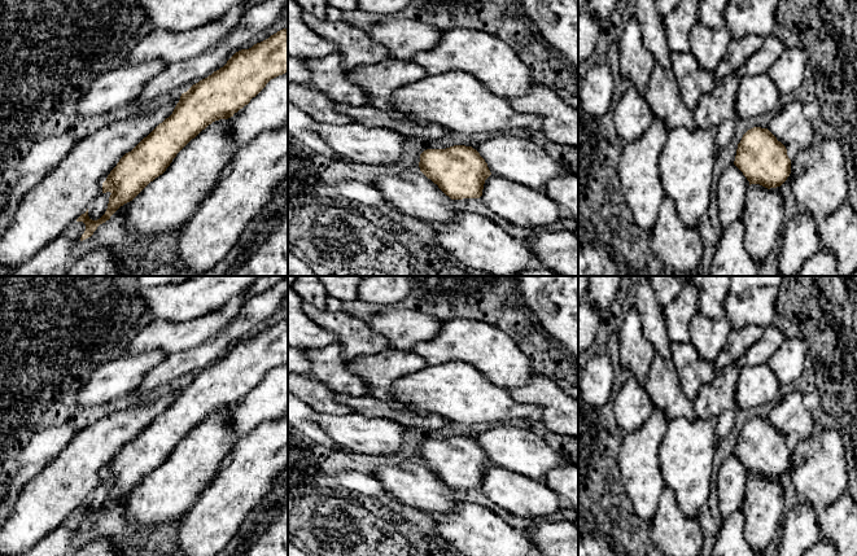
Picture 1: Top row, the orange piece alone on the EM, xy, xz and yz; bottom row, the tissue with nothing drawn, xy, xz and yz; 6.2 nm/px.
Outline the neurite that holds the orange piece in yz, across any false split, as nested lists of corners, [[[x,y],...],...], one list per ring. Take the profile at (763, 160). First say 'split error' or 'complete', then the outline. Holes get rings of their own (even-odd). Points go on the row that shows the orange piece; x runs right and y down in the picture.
complete; [[[753,127],[738,144],[734,165],[751,184],[781,187],[791,174],[786,146],[768,130]]]

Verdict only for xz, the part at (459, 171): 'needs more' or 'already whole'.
already whole

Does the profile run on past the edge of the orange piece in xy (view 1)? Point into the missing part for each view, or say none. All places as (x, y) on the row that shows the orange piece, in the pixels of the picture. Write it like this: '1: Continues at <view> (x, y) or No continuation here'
1: No continuation here

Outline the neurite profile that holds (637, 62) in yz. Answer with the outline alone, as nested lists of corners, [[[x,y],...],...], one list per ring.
[[[634,16],[622,29],[618,61],[622,78],[629,79],[640,93],[646,93],[656,62],[642,41],[642,27]]]

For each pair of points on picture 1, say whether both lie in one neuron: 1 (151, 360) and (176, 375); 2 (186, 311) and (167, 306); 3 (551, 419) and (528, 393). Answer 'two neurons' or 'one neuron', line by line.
1: two neurons
2: one neuron
3: one neuron

